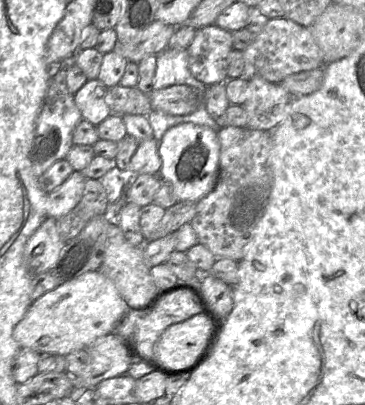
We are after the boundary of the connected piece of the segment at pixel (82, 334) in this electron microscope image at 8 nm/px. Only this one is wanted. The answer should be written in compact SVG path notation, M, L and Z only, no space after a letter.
M101 270L90 271L59 284L33 301L25 315L15 325L13 338L21 348L29 348L39 354L65 356L74 350L86 349L99 337L112 333L129 309L111 279Z

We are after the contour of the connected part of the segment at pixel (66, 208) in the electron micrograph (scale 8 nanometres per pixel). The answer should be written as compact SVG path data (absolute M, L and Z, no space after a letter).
M73 171L57 189L48 193L46 215L59 218L73 209L82 198L86 179L80 171Z

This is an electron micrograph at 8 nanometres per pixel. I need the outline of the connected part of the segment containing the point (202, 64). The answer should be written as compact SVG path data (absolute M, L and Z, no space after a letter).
M216 24L196 30L187 48L190 72L206 86L225 83L228 80L228 56L233 49L232 32Z

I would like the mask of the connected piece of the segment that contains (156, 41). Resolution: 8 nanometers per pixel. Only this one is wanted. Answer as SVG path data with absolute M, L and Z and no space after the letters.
M154 20L144 31L128 42L117 42L113 51L126 60L139 63L150 55L157 55L168 47L168 42L178 26Z

